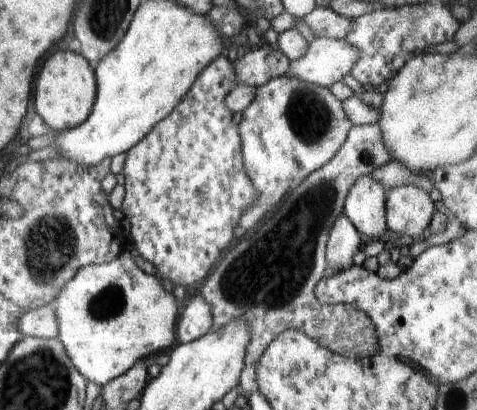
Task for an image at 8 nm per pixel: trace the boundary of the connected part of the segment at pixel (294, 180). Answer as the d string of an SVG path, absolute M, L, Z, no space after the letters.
M289 75L257 86L252 104L242 111L238 132L244 172L252 180L258 200L246 208L239 226L249 232L258 220L268 217L291 190L340 150L352 125L344 112L343 102L330 88L320 88Z

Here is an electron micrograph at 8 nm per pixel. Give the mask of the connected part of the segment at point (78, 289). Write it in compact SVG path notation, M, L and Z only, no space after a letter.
M125 247L121 255L112 262L84 266L74 274L72 280L64 284L56 297L55 314L59 328L57 338L62 342L76 370L87 381L96 382L103 387L150 354L155 355L159 350L170 348L175 340L177 301L173 293L164 290L156 275L144 273L138 268L132 254Z

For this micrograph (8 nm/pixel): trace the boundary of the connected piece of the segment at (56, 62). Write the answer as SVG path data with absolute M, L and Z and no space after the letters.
M60 50L46 58L36 82L34 106L36 106L38 116L52 131L67 131L86 122L92 112L96 97L95 70L81 54L70 50Z

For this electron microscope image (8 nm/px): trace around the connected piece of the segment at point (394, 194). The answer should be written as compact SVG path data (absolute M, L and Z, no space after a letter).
M412 185L396 186L386 193L388 229L416 239L425 237L436 212L431 194Z

